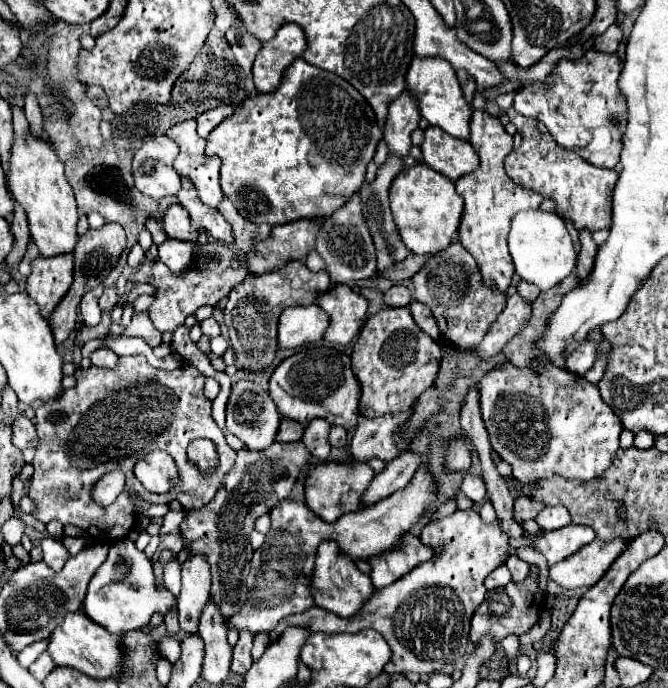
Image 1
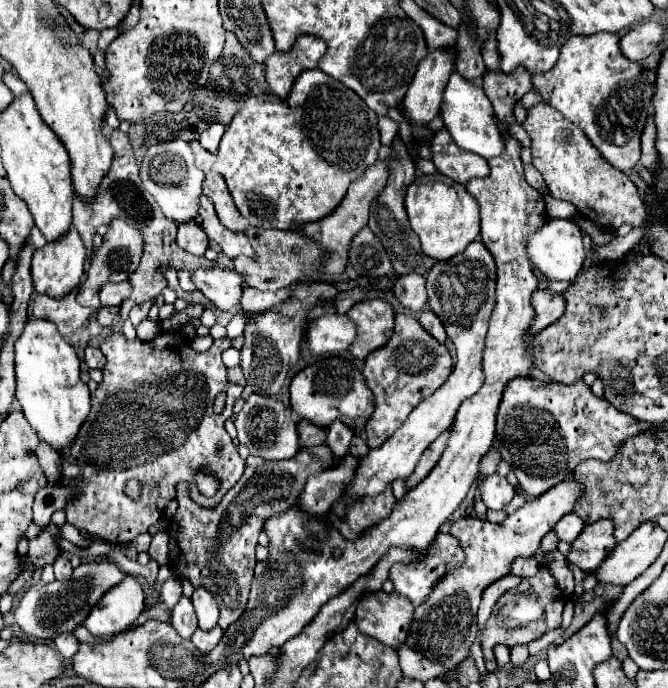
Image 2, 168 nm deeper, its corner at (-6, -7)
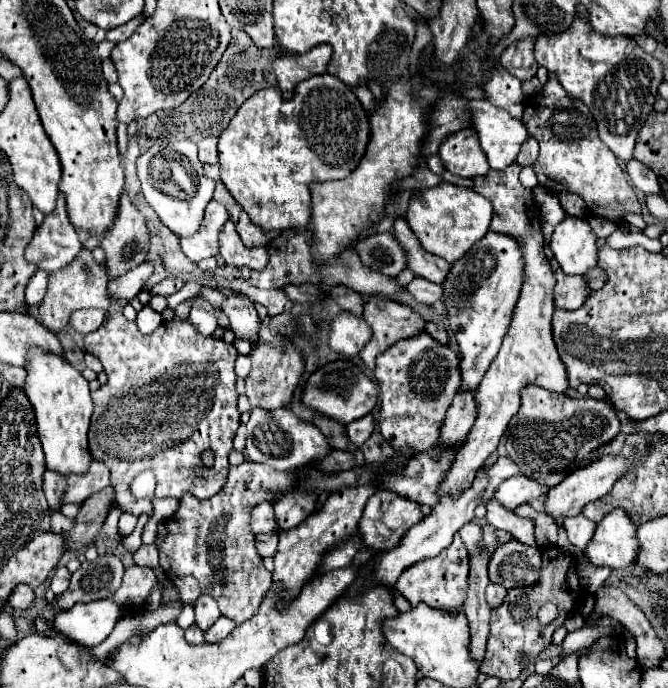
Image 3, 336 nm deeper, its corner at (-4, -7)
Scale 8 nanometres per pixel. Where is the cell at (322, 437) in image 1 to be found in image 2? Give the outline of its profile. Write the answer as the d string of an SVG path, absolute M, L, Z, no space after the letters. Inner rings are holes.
M336 421L326 429L326 445L332 451L334 459L342 459L350 447L350 439L352 439L354 431L350 427L344 427L344 423Z

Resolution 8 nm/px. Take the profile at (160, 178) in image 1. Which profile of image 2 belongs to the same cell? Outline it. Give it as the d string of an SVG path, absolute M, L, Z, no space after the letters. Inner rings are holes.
M182 139L154 145L146 151L140 167L142 185L150 195L154 195L162 213L176 223L184 223L198 213L198 197L202 195L204 173L194 165L194 153L190 145Z

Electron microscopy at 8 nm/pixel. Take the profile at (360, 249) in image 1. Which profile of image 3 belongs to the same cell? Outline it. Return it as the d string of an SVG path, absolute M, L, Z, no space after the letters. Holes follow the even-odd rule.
M392 231L362 239L356 245L356 251L366 267L384 275L396 277L402 269L406 269L406 251Z

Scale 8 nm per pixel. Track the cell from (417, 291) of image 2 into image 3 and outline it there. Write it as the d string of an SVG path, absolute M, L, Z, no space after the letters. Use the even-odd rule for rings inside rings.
M416 277L412 283L406 285L406 291L420 303L424 305L434 305L436 301L442 299L442 287L428 281L428 279L422 279L422 277Z

